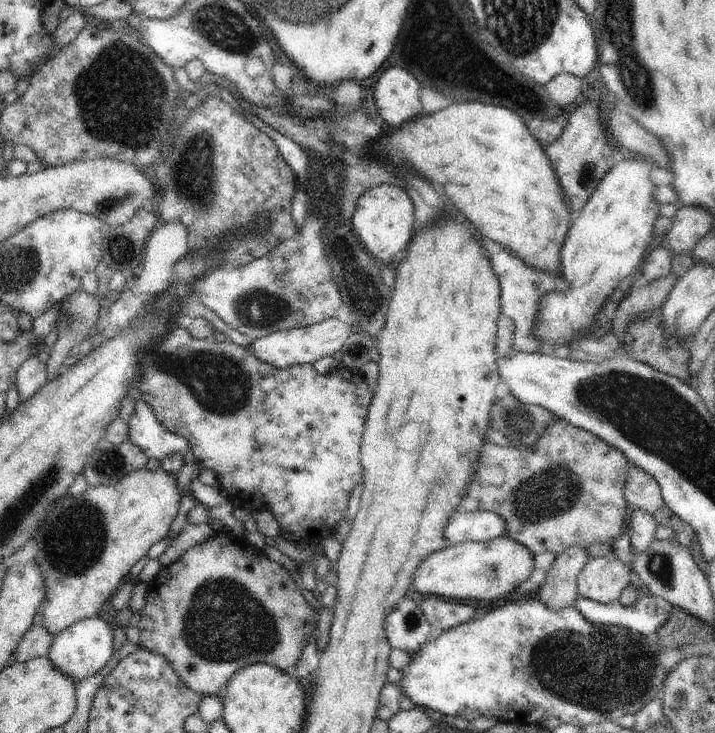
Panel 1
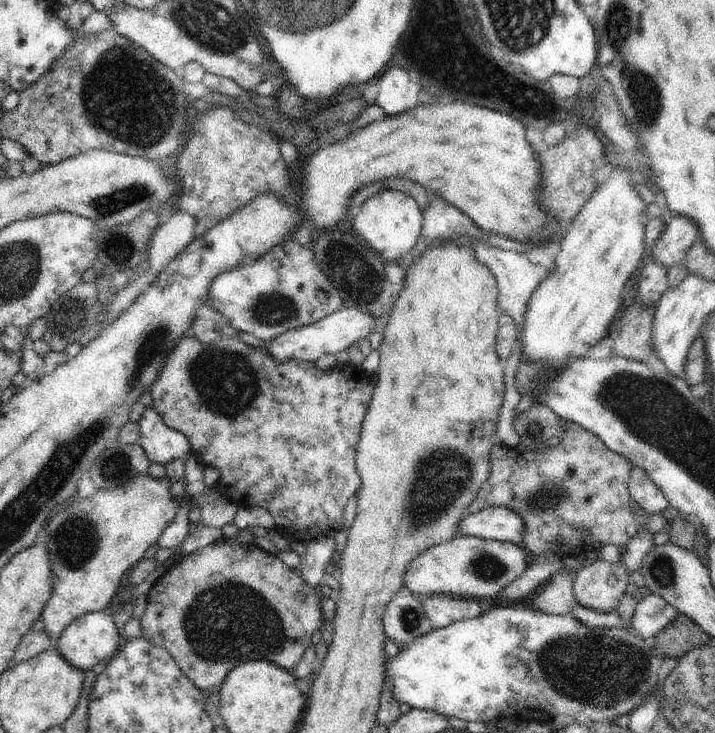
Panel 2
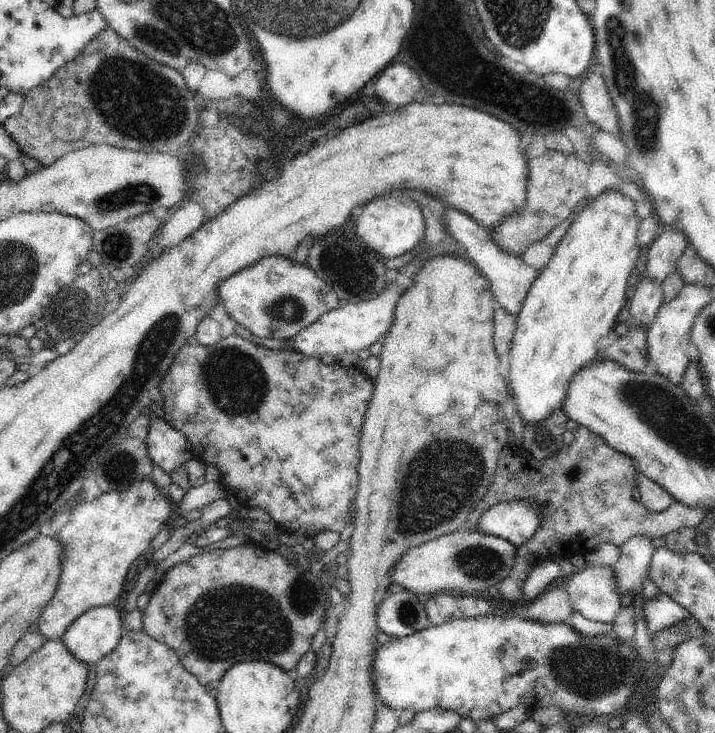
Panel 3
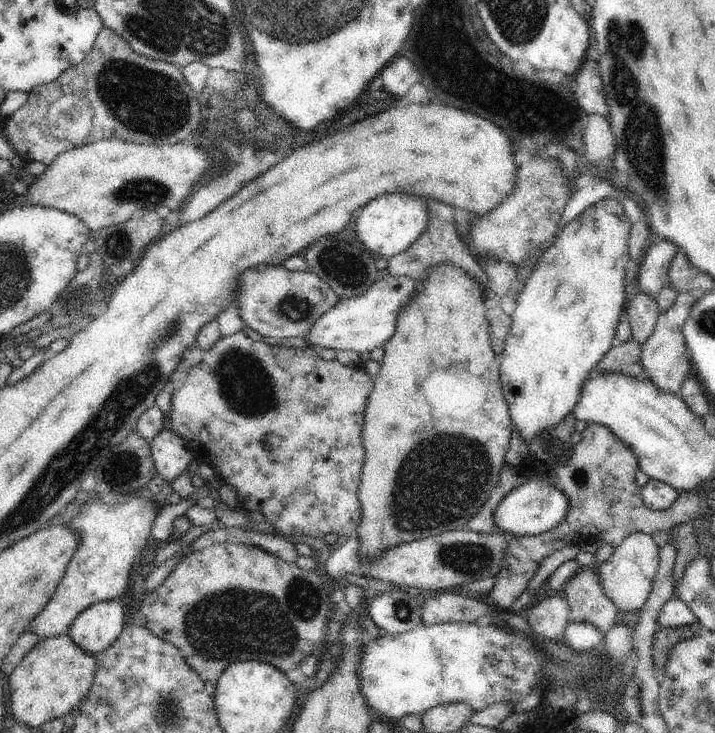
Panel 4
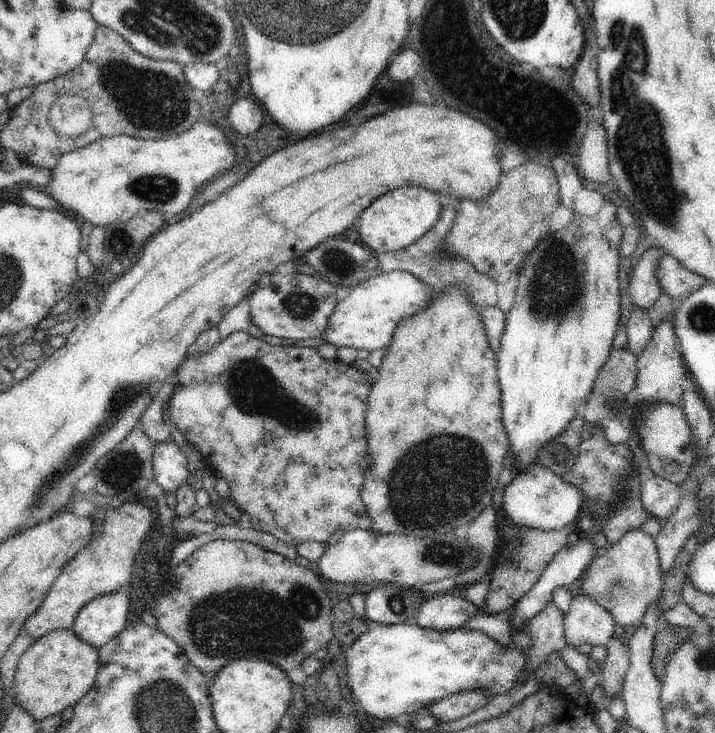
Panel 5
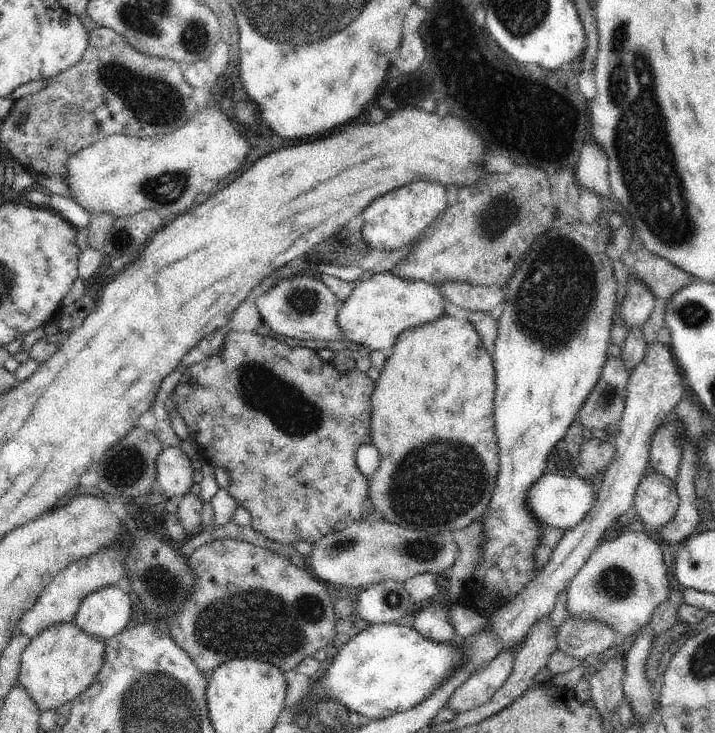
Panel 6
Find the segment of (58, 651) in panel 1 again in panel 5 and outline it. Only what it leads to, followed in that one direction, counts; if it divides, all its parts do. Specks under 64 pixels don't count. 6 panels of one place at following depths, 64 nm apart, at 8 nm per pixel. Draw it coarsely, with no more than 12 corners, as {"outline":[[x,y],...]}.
{"outline":[[124,591],[94,598],[71,629],[102,648],[124,630],[130,600]]}

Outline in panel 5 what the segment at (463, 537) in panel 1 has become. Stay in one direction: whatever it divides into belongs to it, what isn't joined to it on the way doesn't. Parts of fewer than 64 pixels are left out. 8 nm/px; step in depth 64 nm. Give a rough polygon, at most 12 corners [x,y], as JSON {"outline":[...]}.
{"outline":[[539,462],[507,484],[499,518],[576,524],[586,496]]}

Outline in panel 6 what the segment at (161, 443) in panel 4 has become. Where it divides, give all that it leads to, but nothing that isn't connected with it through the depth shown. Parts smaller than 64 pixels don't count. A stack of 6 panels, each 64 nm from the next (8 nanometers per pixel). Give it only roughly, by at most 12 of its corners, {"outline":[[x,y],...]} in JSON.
{"outline":[[180,447],[156,458],[156,481],[168,499],[186,496],[198,477]]}

